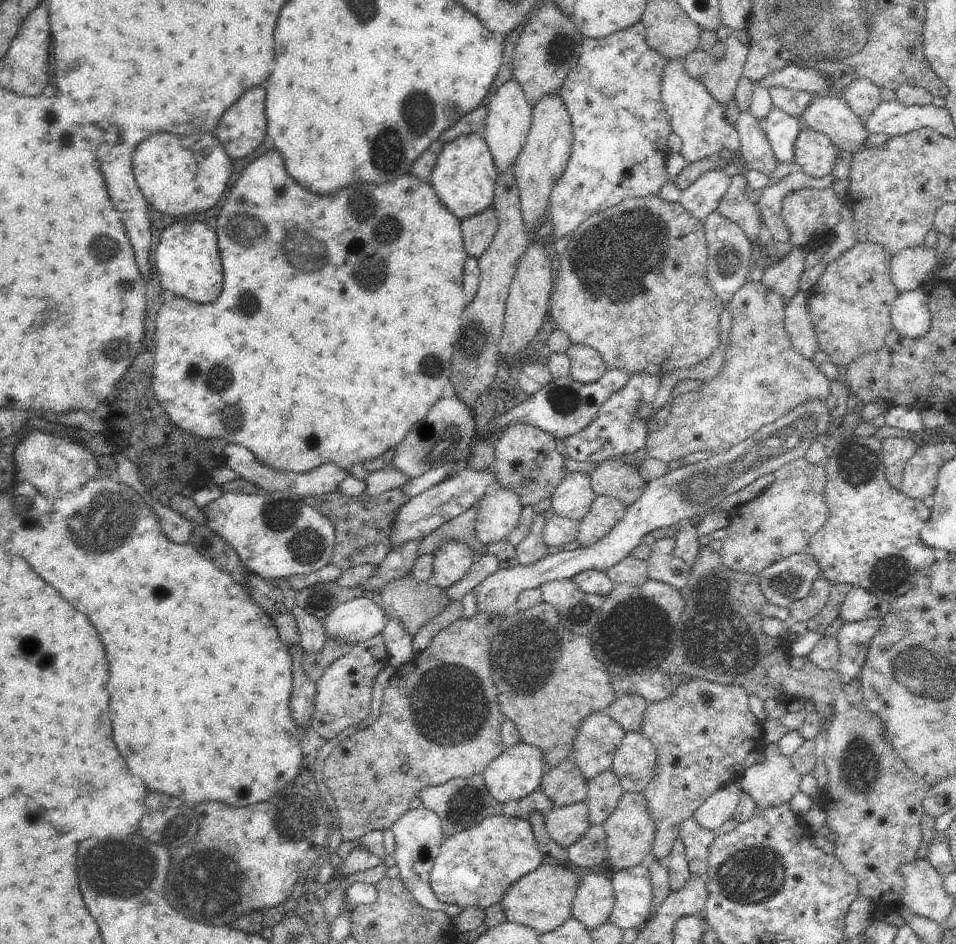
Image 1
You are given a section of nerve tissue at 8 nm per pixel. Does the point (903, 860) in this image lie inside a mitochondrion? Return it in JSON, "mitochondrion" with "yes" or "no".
{"mitochondrion":"no"}

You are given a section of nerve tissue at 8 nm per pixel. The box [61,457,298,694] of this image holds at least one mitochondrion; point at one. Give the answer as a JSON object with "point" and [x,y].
{"point":[160,593]}

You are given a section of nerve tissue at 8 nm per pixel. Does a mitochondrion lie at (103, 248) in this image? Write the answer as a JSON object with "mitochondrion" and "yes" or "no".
{"mitochondrion":"yes"}

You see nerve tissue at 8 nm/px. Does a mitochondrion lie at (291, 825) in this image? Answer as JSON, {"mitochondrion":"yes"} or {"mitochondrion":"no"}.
{"mitochondrion":"yes"}

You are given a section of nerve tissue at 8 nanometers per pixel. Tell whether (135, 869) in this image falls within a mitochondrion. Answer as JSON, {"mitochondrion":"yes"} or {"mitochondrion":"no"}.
{"mitochondrion":"yes"}

